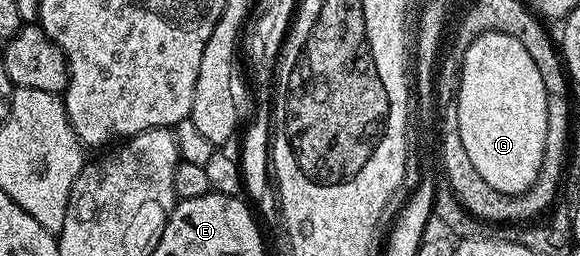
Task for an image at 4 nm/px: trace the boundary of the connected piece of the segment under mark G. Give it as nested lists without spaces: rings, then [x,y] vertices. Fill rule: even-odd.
[[[486,32],[477,37],[462,55],[459,86],[455,92],[456,127],[462,137],[462,149],[474,165],[478,177],[503,195],[521,195],[528,191],[540,175],[540,166],[546,162],[544,146],[548,132],[550,96],[542,83],[541,74],[533,58],[515,36],[500,32]]]

